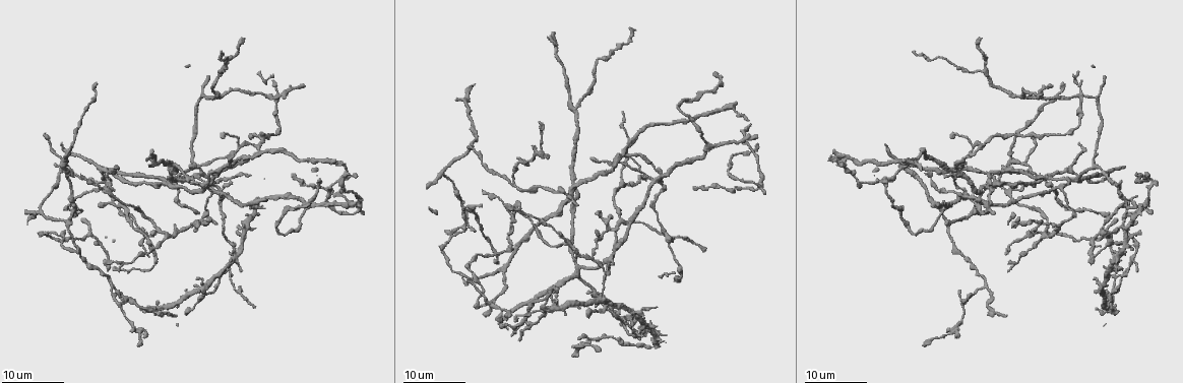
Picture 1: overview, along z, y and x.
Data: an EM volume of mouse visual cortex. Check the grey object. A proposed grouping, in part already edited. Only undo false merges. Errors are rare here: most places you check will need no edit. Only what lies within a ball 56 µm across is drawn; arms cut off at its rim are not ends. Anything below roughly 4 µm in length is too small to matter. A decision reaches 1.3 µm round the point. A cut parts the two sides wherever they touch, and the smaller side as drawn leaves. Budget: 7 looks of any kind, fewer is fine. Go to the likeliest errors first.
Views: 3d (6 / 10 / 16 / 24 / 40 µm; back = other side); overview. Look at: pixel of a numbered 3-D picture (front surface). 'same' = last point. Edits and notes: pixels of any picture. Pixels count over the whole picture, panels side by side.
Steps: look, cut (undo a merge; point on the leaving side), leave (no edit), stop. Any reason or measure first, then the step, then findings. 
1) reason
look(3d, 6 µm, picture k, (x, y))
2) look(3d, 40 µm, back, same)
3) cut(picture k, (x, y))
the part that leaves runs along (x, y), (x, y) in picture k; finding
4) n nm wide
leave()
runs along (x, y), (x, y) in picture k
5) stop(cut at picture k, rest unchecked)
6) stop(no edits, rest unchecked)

small branch off a trunk
look(3d, 16 µm, picture 1, (972, 145))

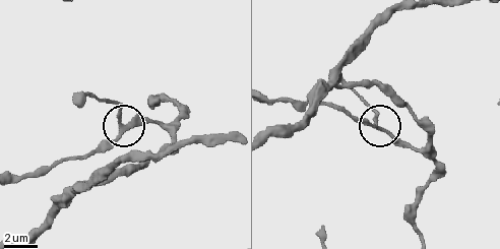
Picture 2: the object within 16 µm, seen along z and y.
look(3d, 6 µm, picture 2, (120, 123))

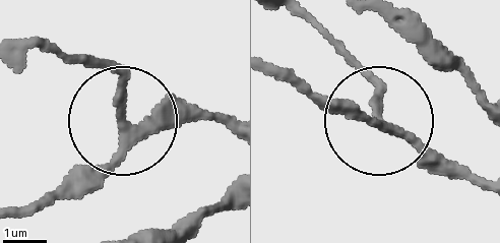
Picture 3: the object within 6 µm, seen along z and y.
side arm 6 µm
leave()
runs along (231, 126), (132, 119), (117, 78), (91, 57) in picture 3; all the same neuron

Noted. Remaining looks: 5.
three arms meet
look(3d, 16 µm, picture 1, (621, 180))

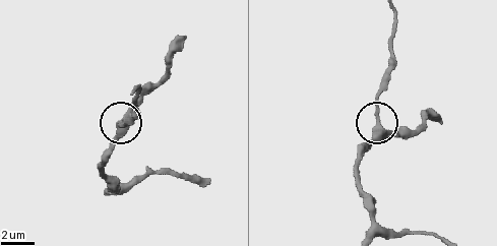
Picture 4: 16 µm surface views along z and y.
look(3d, 6 µm, picture 4, (378, 126))

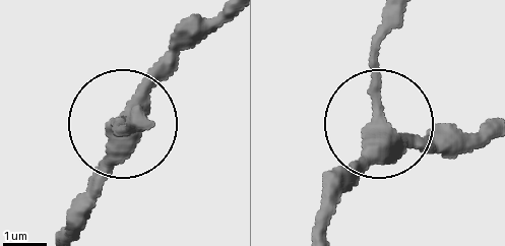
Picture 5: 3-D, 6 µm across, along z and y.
3 arms
leave()
runs along (326, 220), (370, 132), (476, 143) in picture 5; all the same neuron

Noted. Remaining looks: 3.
branch point
look(3d, 24 µm, picture 1, (100, 169))

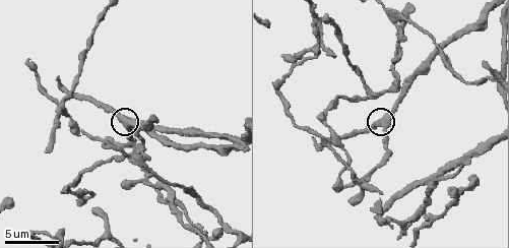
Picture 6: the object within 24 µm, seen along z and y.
closer look
look(3d, 10 µm, picture 6, (124, 123))

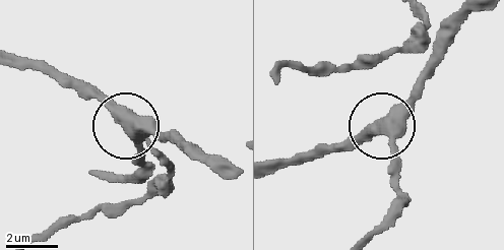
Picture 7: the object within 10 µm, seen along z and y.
3 arms
leave()
continuous, no second neuron

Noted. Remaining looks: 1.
stop(no edits, rest unchecked)

